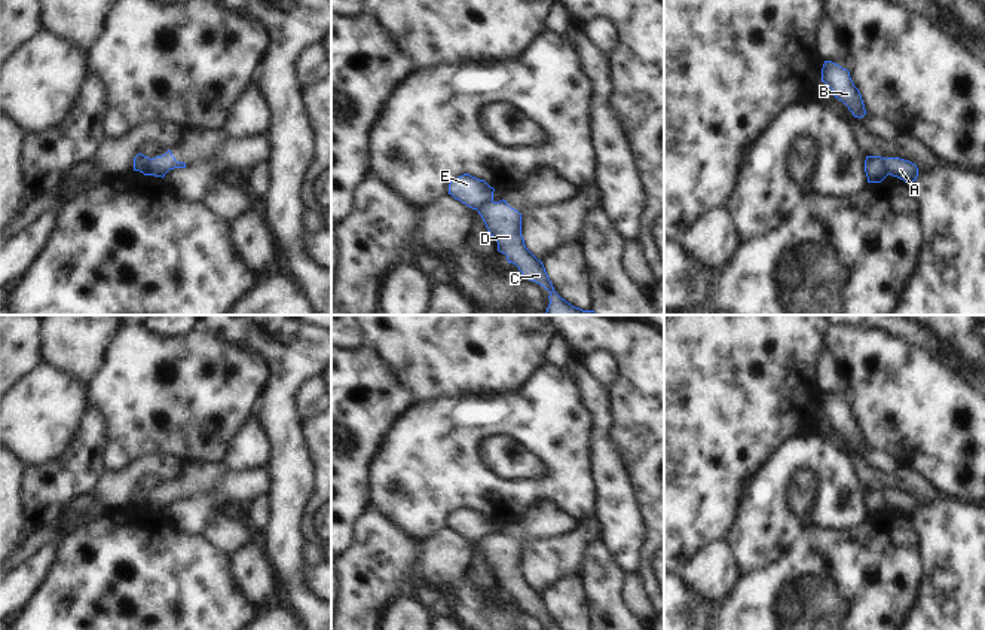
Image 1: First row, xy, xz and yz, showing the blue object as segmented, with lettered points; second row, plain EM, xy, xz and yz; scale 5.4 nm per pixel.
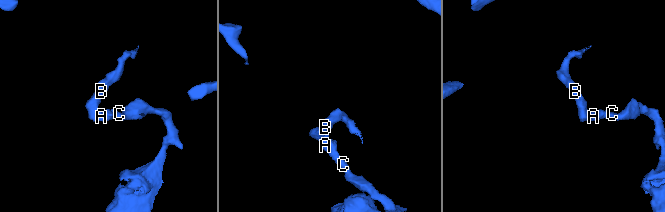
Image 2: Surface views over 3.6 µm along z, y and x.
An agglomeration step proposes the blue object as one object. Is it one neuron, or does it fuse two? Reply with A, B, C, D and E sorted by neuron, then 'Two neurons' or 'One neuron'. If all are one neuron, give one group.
Groups: A C D / B E. Two neurons.

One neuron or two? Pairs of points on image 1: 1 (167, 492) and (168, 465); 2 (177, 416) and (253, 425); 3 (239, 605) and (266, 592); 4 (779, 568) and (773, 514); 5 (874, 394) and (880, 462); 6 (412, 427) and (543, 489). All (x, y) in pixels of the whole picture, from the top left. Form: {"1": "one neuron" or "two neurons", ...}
{"1": "two neurons", "2": "two neurons", "3": "two neurons", "4": "two neurons", "5": "two neurons", "6": "one neuron"}

